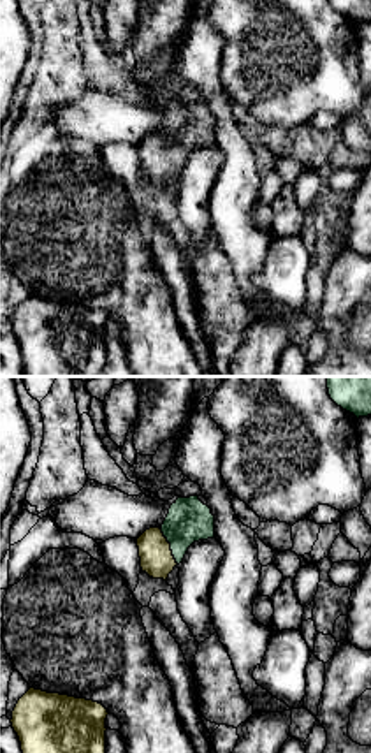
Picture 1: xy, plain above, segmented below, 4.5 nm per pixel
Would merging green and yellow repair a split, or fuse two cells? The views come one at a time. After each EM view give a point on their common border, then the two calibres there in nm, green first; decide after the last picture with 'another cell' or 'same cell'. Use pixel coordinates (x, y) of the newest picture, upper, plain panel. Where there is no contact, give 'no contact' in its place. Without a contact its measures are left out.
meets green at (171, 152); 200 nm thick on the green side, 150 nm on the other

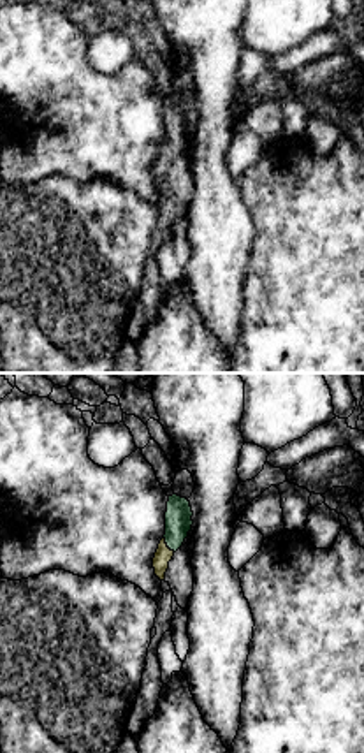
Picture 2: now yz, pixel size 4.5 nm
meets green at (167, 152); 130 nm thick on the green side, 80 nm on the other

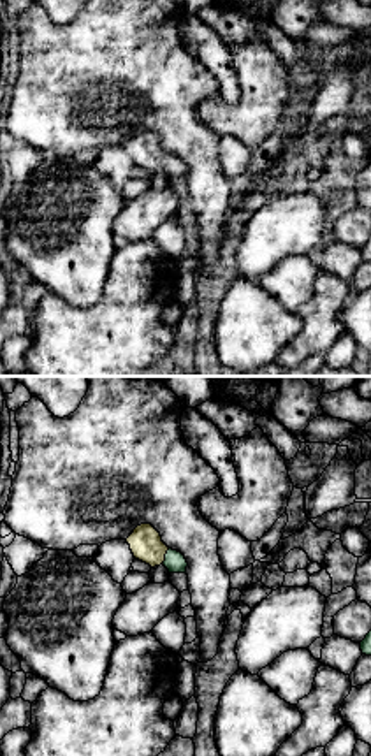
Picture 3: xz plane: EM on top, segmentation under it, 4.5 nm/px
meets green at (166, 162); 100 nm thick on the green side, 150 nm on the other

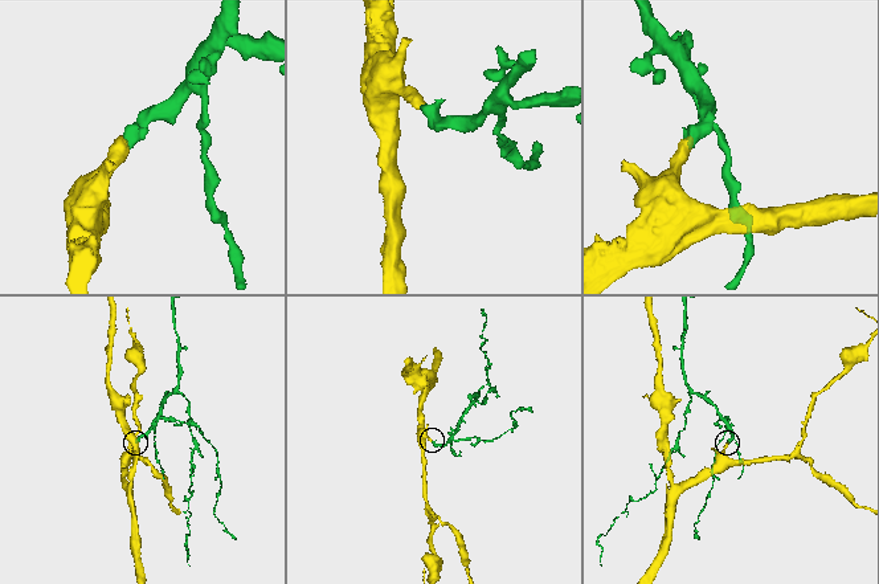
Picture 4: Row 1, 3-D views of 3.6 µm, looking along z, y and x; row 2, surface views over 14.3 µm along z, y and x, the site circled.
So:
same cell

